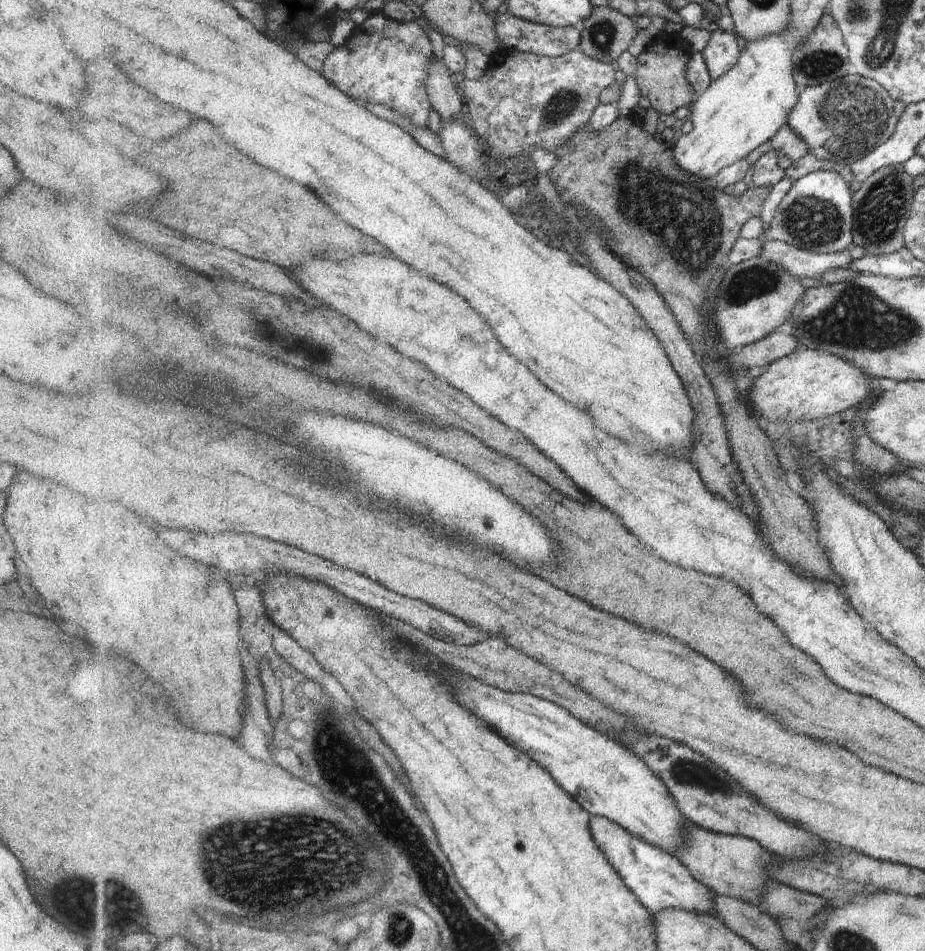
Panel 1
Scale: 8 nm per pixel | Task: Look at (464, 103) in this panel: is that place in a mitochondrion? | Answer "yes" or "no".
no

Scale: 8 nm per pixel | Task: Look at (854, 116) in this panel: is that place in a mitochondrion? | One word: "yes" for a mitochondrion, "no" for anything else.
yes

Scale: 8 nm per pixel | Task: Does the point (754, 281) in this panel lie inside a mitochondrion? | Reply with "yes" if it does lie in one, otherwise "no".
yes

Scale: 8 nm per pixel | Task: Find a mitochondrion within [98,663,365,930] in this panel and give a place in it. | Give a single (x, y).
(114, 889)

